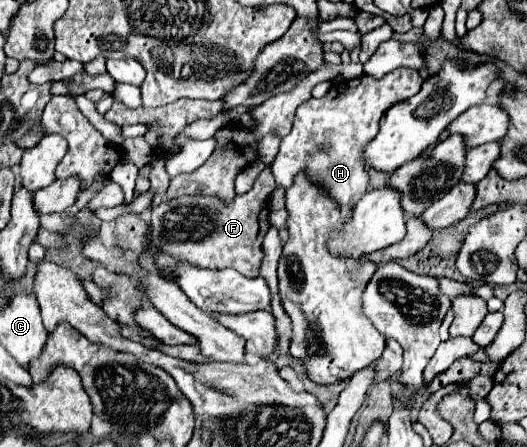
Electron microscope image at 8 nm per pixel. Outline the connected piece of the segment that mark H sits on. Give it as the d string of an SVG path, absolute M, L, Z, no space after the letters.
M399 67L399 69L387 73L383 79L371 79L371 77L363 75L359 79L335 83L331 87L331 91L327 91L325 97L309 99L307 103L299 105L299 109L295 113L293 129L287 137L281 139L279 153L277 153L275 161L271 163L271 173L275 177L275 185L281 189L287 189L287 187L291 187L295 175L305 173L307 179L311 179L311 183L315 183L317 187L327 191L327 195L335 203L353 207L359 201L359 197L369 191L369 165L363 161L363 151L365 151L365 145L369 141L373 141L373 137L377 135L379 119L395 103L413 97L421 89L421 83L423 83L423 79L415 69Z

